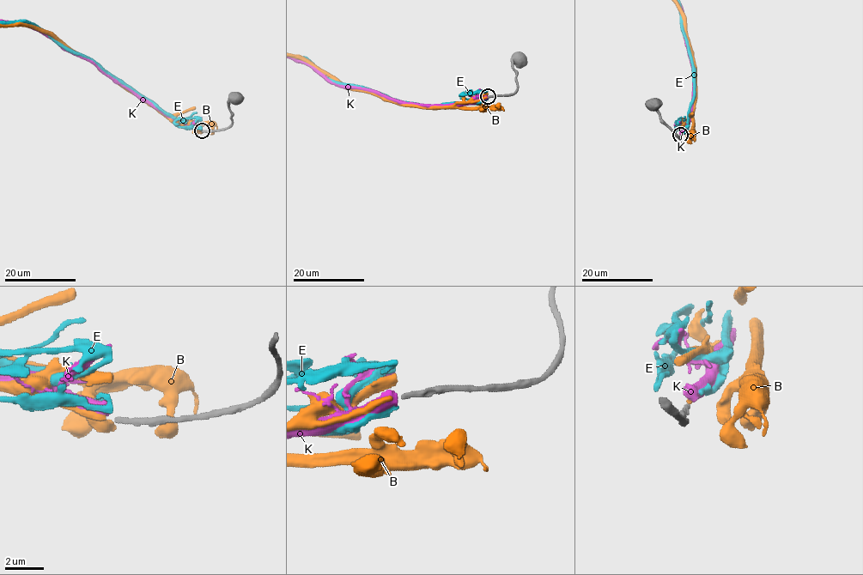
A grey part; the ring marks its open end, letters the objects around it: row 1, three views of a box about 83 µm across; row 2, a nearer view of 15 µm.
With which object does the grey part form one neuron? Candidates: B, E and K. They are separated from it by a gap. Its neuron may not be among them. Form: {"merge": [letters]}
{"merge": ["B"]}

